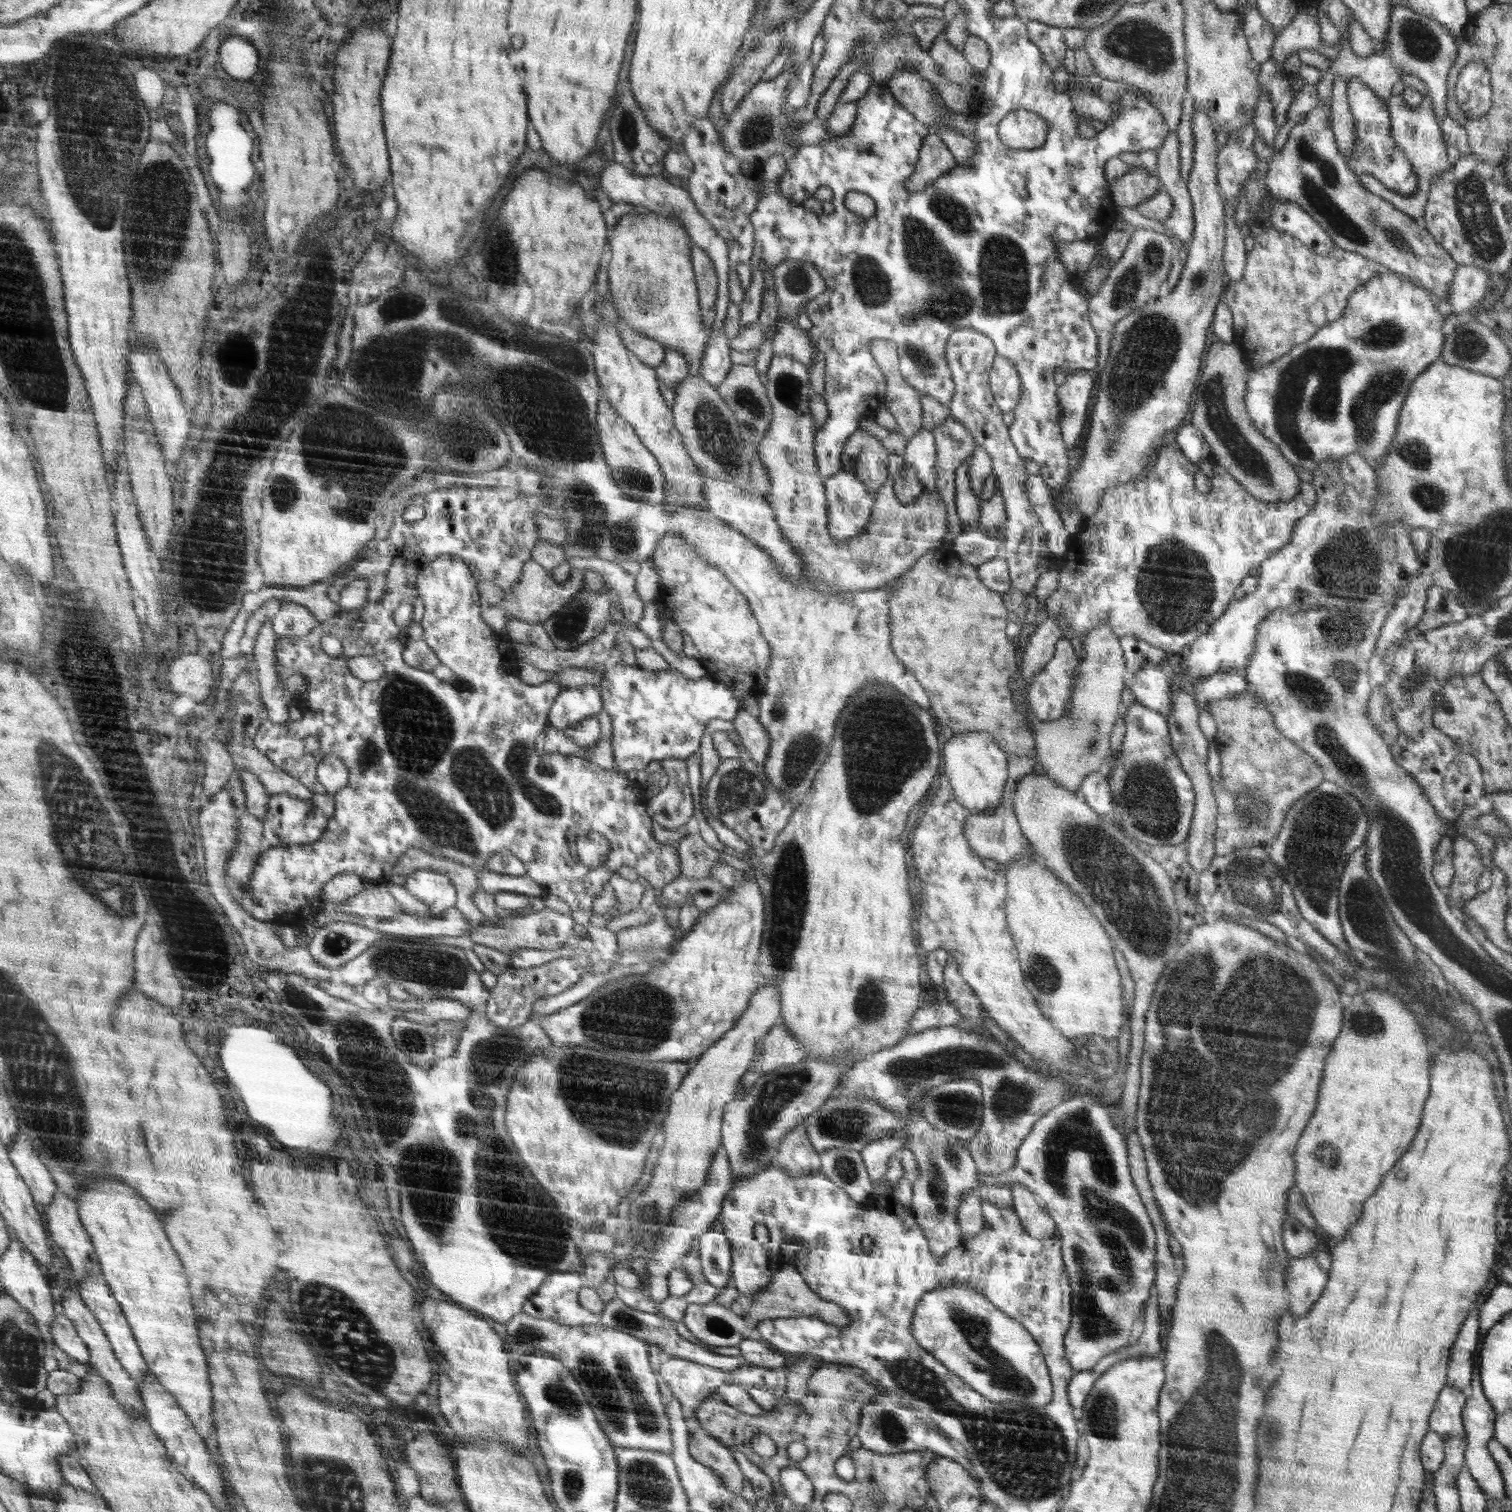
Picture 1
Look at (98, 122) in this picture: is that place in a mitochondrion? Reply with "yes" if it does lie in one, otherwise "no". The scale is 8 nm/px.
yes

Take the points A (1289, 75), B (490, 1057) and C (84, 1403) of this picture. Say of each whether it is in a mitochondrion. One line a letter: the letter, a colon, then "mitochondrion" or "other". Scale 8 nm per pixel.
A: other
B: mitochondrion
C: other

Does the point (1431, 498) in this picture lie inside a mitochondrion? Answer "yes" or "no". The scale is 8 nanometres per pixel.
yes

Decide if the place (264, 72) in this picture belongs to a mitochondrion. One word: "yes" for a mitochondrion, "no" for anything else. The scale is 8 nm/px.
no

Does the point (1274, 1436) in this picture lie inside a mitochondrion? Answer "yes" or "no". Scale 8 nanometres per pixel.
yes

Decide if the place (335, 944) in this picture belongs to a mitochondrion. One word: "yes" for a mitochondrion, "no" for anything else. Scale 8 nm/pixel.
yes

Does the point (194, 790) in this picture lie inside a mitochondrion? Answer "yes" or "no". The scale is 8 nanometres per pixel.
no

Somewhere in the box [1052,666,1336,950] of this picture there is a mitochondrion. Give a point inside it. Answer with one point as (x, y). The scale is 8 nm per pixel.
(1249, 812)

